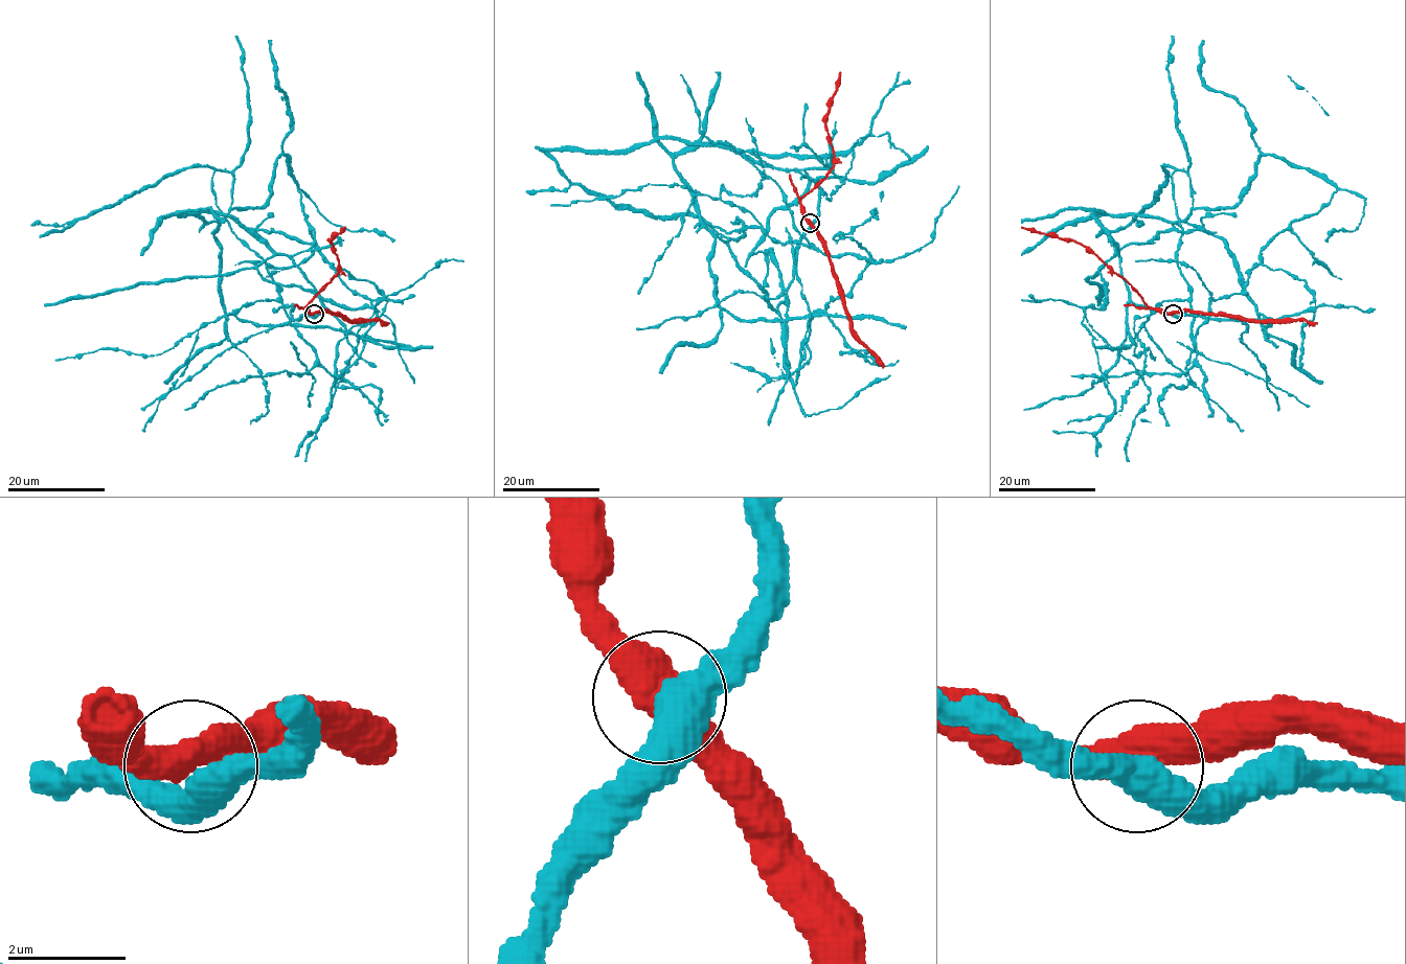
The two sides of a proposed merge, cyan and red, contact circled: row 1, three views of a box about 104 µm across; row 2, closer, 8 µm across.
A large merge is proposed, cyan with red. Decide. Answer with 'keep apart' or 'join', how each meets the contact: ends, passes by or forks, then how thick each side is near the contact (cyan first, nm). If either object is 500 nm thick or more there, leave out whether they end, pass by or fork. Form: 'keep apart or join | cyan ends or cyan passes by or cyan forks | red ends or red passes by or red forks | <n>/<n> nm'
join | cyan passes by | red passes by | 440/460 nm

